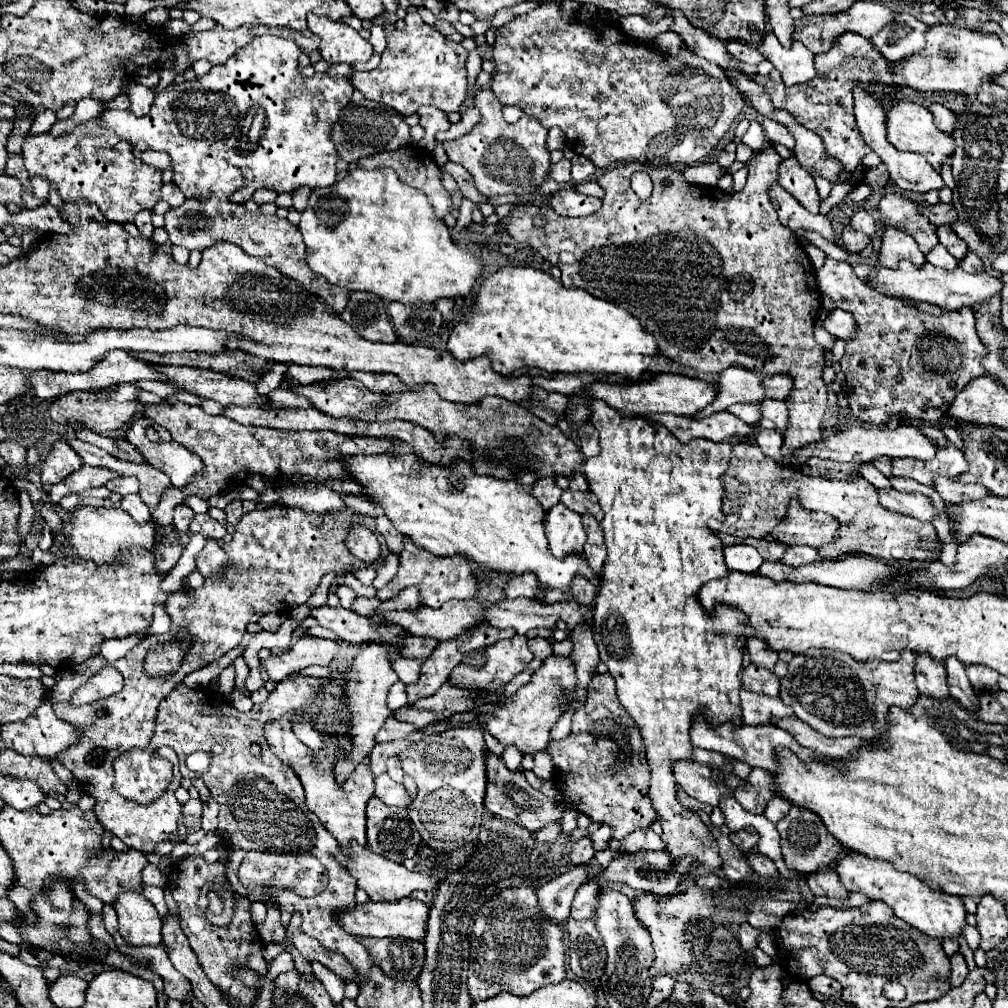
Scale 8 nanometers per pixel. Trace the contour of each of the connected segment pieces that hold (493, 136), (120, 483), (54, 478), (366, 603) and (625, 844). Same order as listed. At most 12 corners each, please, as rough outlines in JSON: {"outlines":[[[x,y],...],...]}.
{"outlines":[[[478,90],[482,120],[444,142],[482,196],[528,194],[550,170],[548,130],[502,118]],[[134,476],[112,478],[106,488],[122,496],[138,492]],[[58,440],[42,462],[46,486],[64,480],[84,462],[68,444]],[[356,598],[352,610],[360,616],[370,616],[376,610],[380,600]],[[650,828],[608,842],[612,852],[664,850]]]}

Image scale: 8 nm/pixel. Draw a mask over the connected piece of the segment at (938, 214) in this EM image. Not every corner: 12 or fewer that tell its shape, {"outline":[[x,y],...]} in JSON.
{"outline":[[952,204],[924,206],[922,212],[934,224],[956,222]]}

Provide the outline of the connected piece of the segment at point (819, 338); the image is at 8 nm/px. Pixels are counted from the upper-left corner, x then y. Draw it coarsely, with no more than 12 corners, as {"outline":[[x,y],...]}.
{"outline":[[815,323],[814,338],[824,350],[832,349],[837,340]]}

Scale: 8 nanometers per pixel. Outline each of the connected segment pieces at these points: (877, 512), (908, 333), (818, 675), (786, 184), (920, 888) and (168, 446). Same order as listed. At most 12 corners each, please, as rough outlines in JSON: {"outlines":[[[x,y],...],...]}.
{"outlines":[[[733,446],[712,530],[766,538],[790,498],[840,522],[836,560],[934,562],[930,522],[892,512],[864,478],[810,478]],[[826,258],[820,292],[856,318],[850,410],[938,424],[984,374],[972,308],[936,318]],[[914,652],[788,662],[780,698],[828,738],[878,740],[910,708]],[[796,158],[780,162],[778,184],[808,212],[816,214],[820,196],[812,176]],[[836,860],[848,892],[886,902],[928,936],[956,938],[960,896],[930,888],[886,860]],[[144,418],[126,438],[174,488],[192,484],[200,458],[176,442],[150,442]]]}

